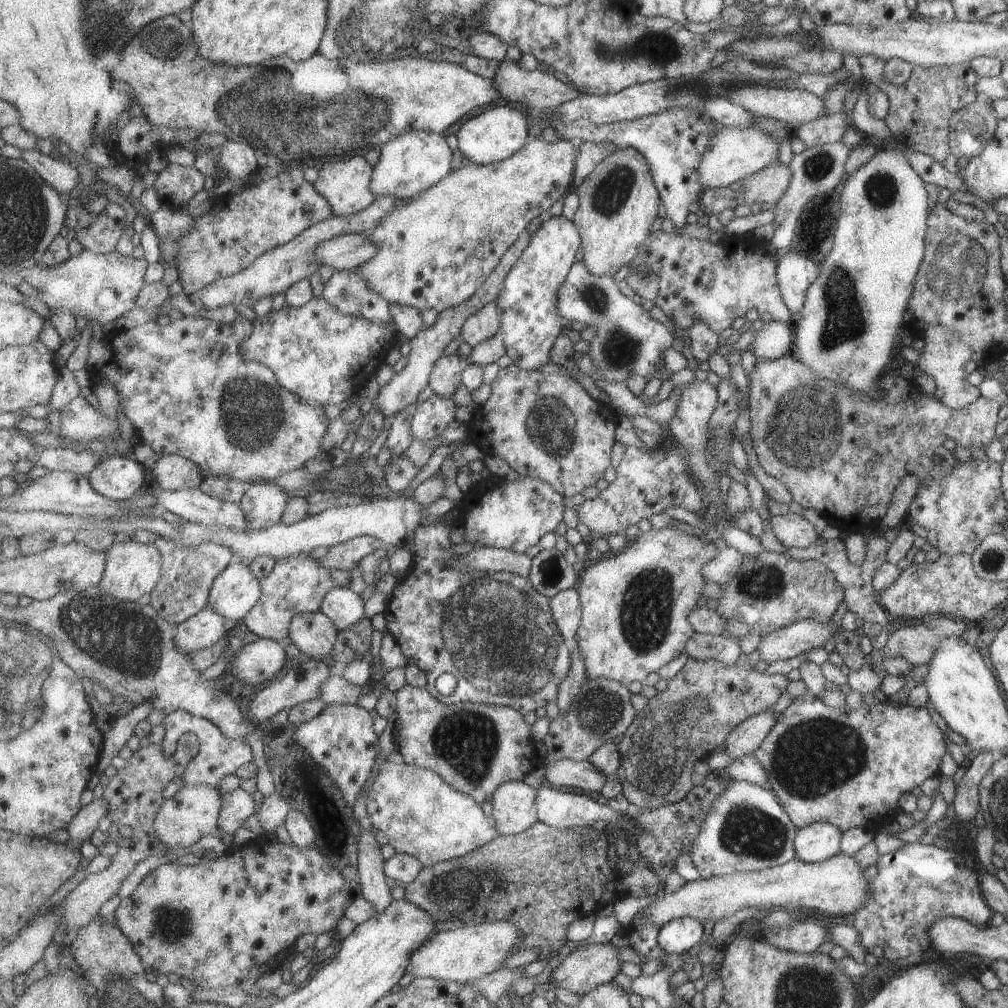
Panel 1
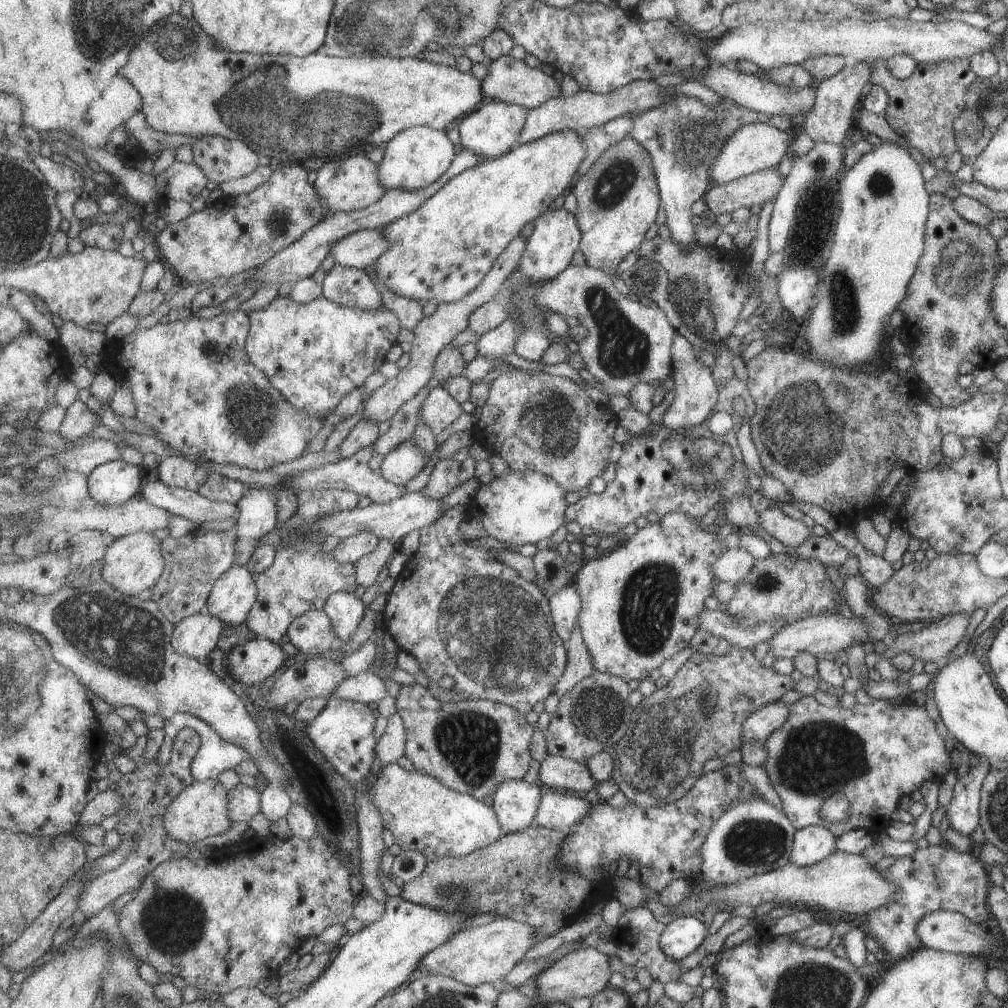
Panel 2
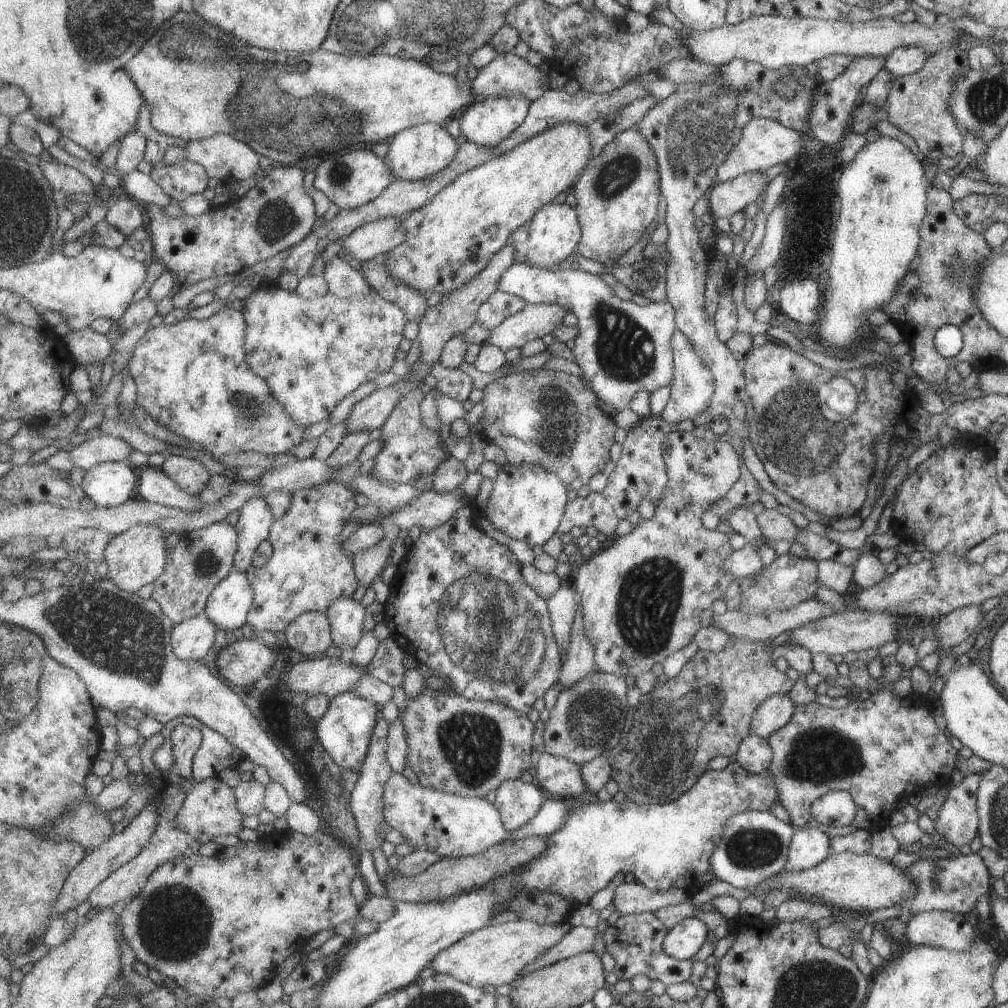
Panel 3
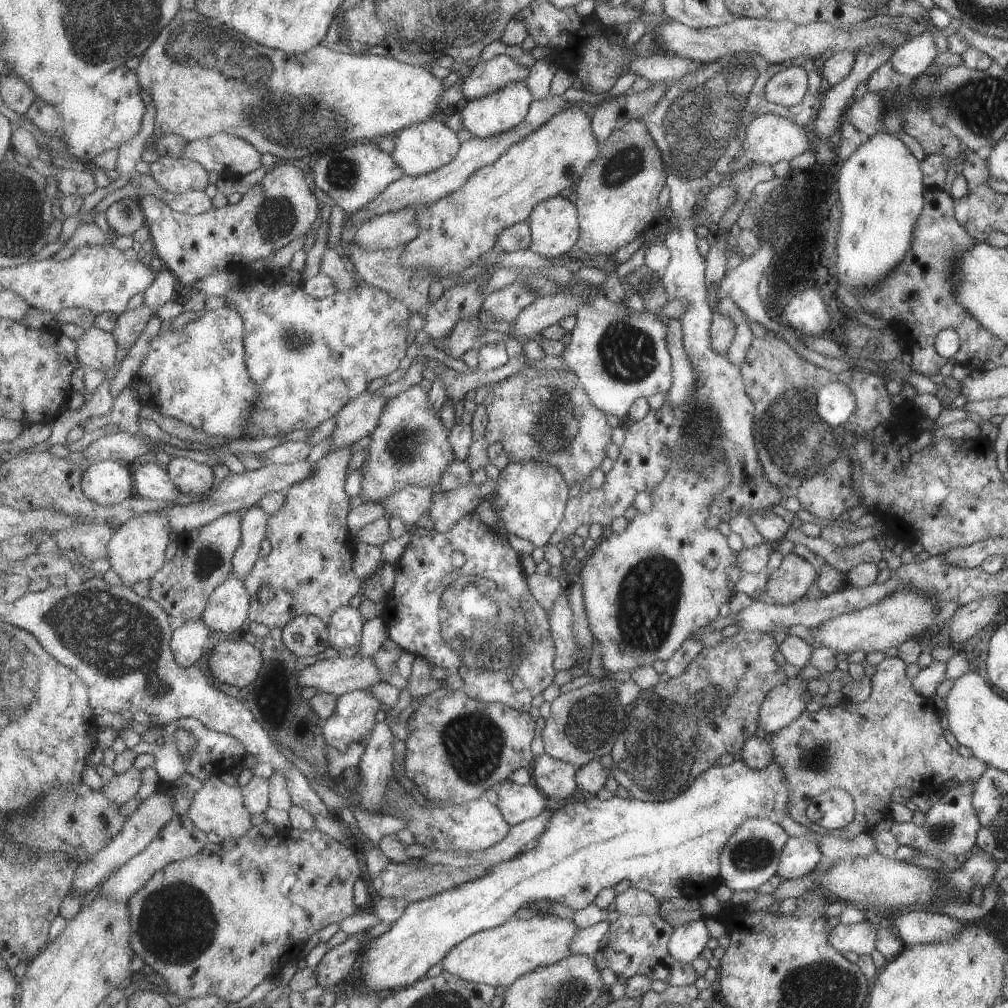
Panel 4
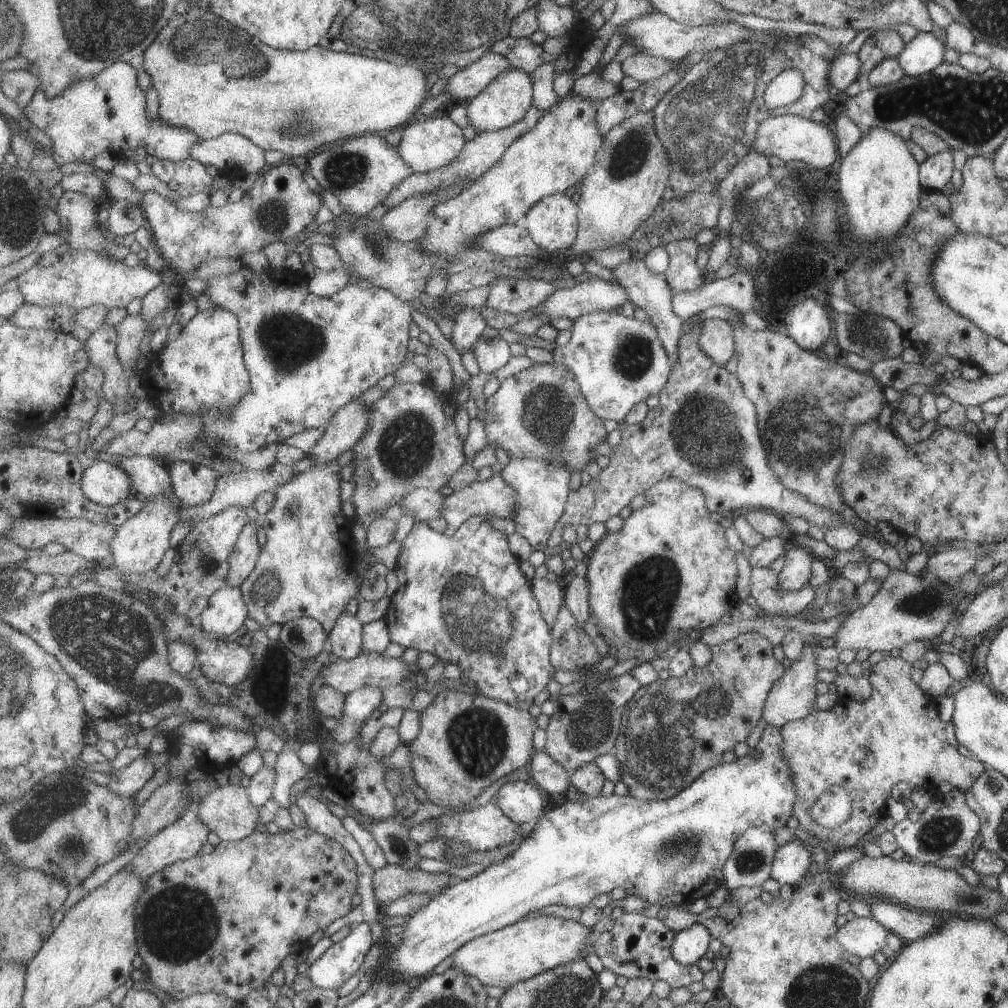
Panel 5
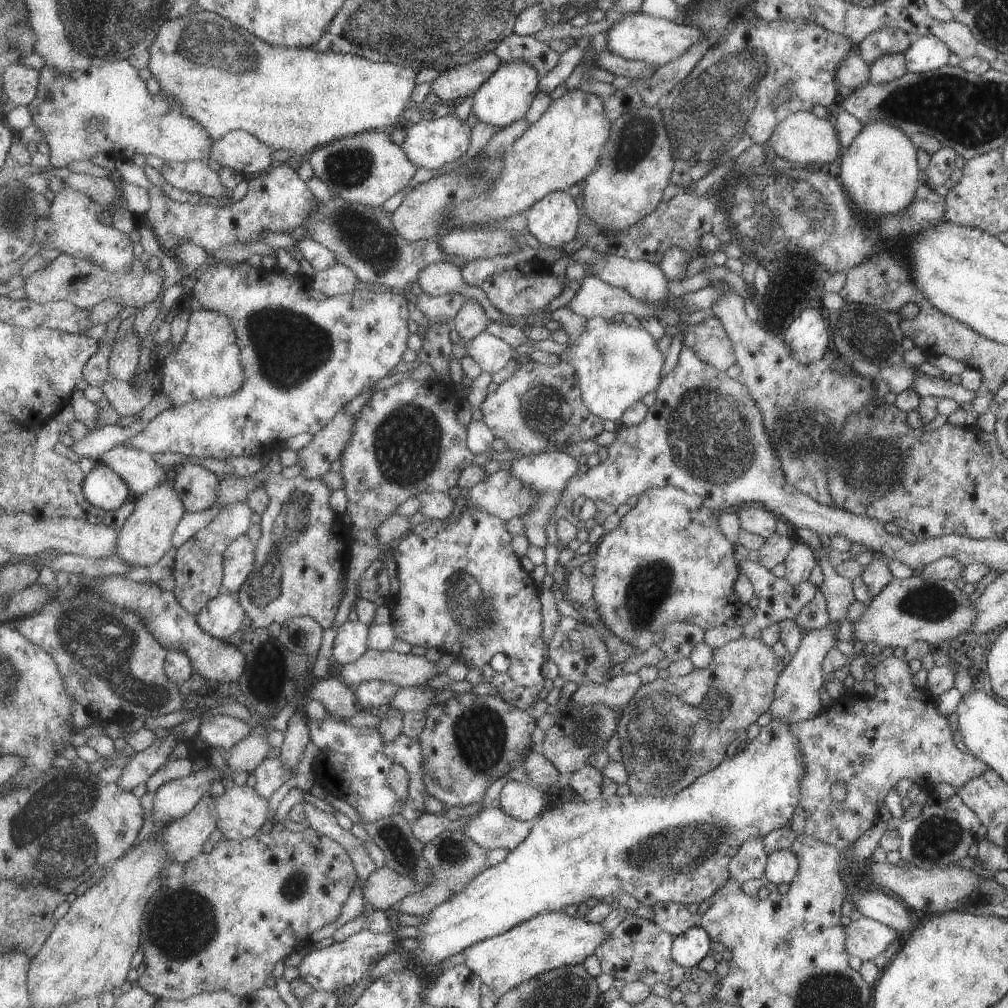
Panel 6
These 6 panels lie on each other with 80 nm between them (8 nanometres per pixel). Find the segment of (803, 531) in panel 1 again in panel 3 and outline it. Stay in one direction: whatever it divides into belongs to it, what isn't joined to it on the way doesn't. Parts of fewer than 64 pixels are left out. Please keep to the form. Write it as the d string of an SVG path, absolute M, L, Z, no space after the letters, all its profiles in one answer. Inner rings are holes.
M780 508L763 509L754 517L765 542L779 540L793 542L799 530L787 517L785 510Z

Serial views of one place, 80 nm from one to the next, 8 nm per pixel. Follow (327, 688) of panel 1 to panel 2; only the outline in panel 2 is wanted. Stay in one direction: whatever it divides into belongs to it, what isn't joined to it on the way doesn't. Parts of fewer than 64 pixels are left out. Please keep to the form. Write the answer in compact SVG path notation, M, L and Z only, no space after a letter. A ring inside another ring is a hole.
M367 670L345 679L332 696L371 704L383 700L387 695L387 684L383 677Z

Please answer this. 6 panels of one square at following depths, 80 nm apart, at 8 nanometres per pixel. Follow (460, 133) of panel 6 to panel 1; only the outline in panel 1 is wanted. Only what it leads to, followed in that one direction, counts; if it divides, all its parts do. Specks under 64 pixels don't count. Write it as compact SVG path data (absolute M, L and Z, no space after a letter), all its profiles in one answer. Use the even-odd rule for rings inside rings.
M412 130L400 134L383 146L371 147L381 151L379 160L374 166L372 191L378 196L395 195L400 199L412 199L419 193L436 185L453 171L453 150L447 138L441 133L426 130Z

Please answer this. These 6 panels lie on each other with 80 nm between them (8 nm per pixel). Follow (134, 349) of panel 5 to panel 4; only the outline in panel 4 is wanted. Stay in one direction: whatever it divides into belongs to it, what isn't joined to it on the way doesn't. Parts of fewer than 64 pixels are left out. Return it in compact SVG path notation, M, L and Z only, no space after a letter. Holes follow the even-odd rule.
M143 304L118 316L112 333L119 348L125 352L128 351L137 342L139 334L145 332L145 328L147 328L147 324L154 314L155 312L150 306Z

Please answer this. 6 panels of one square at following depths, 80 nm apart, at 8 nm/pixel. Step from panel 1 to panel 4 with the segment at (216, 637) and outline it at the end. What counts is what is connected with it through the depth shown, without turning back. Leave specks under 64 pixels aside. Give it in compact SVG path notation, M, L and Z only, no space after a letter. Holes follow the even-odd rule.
M203 620L184 623L174 630L172 636L172 649L176 661L182 667L190 667L199 662L207 653L207 640L211 631Z

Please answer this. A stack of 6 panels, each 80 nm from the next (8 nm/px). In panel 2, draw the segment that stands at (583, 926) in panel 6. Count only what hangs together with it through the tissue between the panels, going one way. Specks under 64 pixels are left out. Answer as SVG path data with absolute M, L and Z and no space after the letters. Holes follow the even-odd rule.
M496 919L453 935L443 946L426 954L418 968L423 974L448 976L474 987L491 984L504 979L537 942L536 930L529 923Z

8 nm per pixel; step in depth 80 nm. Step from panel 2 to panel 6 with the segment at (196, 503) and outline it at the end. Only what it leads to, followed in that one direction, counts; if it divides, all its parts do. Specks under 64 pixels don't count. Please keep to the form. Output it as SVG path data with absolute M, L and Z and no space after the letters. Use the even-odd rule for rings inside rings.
M118 445L102 454L100 462L111 466L128 483L132 497L138 497L166 482L171 474L145 450Z

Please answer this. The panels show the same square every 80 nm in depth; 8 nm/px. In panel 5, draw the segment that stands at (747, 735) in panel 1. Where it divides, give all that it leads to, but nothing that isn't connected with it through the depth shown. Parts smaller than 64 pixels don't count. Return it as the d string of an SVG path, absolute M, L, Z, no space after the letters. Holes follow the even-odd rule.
M804 644L801 658L791 662L791 666L784 670L783 676L772 687L768 697L765 698L763 720L767 726L781 728L789 721L795 721L807 716L811 707L815 706L815 684L817 666L815 666L815 652L819 646Z

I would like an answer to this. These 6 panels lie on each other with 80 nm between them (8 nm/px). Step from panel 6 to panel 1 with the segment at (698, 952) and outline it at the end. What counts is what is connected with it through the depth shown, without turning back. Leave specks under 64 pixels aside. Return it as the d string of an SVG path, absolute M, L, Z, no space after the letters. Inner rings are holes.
M679 917L661 926L656 941L667 954L685 952L699 942L701 934L701 921L691 917Z

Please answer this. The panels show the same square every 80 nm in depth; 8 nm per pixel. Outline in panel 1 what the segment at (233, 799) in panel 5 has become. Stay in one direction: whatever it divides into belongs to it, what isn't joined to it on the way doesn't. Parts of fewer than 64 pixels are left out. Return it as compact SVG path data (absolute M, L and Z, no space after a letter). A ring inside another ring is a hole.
M184 785L161 807L154 824L158 837L171 849L175 849L176 846L182 848L193 846L207 834L217 835L223 806L222 798L220 787Z

